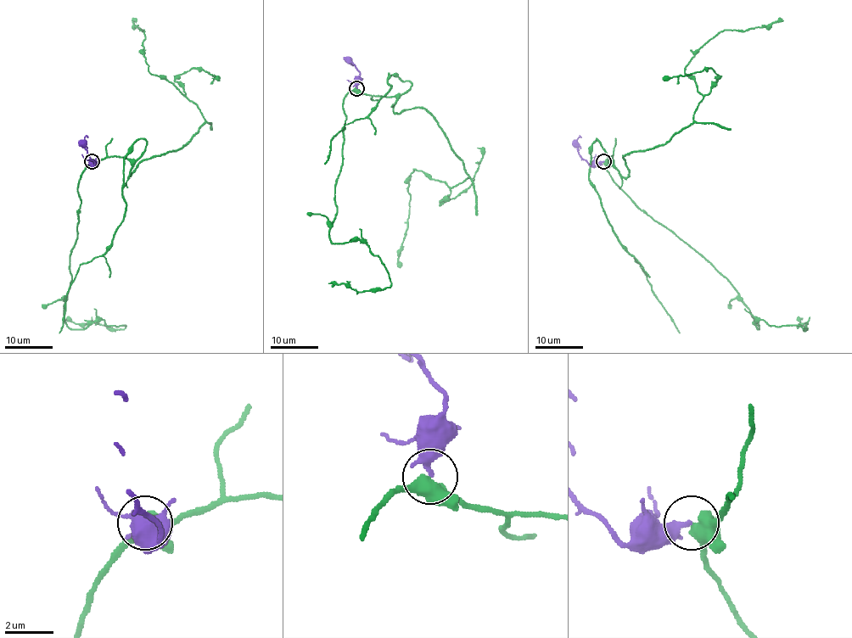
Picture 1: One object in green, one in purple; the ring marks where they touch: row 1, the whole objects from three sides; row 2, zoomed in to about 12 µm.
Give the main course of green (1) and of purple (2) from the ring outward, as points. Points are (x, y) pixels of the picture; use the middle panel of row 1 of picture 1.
1: (356, 88), (396, 98), (394, 111), (424, 109), (470, 177), (449, 187), (414, 169), (400, 267)
2: (356, 88), (360, 72), (353, 65)

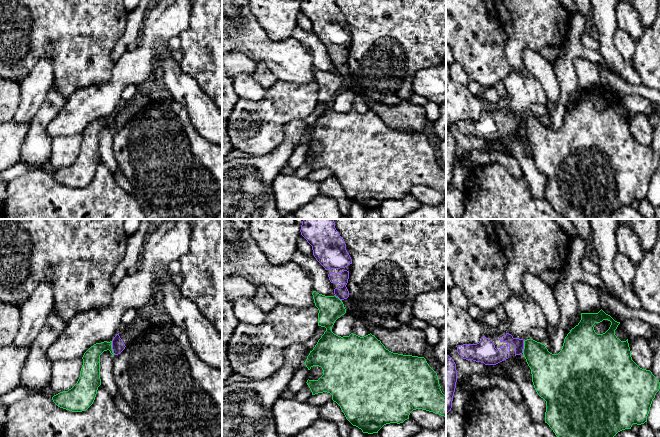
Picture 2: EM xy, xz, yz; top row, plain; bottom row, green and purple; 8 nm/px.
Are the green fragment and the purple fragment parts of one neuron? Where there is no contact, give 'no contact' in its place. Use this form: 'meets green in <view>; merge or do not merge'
meets green in xy; do not merge

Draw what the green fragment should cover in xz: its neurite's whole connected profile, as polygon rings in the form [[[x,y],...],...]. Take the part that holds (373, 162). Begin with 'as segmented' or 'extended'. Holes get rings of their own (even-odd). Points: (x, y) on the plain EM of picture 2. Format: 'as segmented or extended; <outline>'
as segmented; [[[316,67],[312,71],[319,86],[318,102],[326,104],[305,137],[308,146],[313,142],[323,146],[318,156],[306,158],[312,171],[330,169],[346,195],[368,210],[378,209],[386,200],[403,199],[416,185],[446,193],[446,171],[440,165],[437,149],[424,133],[393,129],[371,109],[364,113],[353,109],[343,113],[334,110],[335,97],[346,89],[342,76]]]

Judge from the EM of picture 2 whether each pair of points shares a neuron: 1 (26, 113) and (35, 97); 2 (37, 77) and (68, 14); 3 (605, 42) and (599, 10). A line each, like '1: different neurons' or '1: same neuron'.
1: same neuron
2: different neurons
3: same neuron

